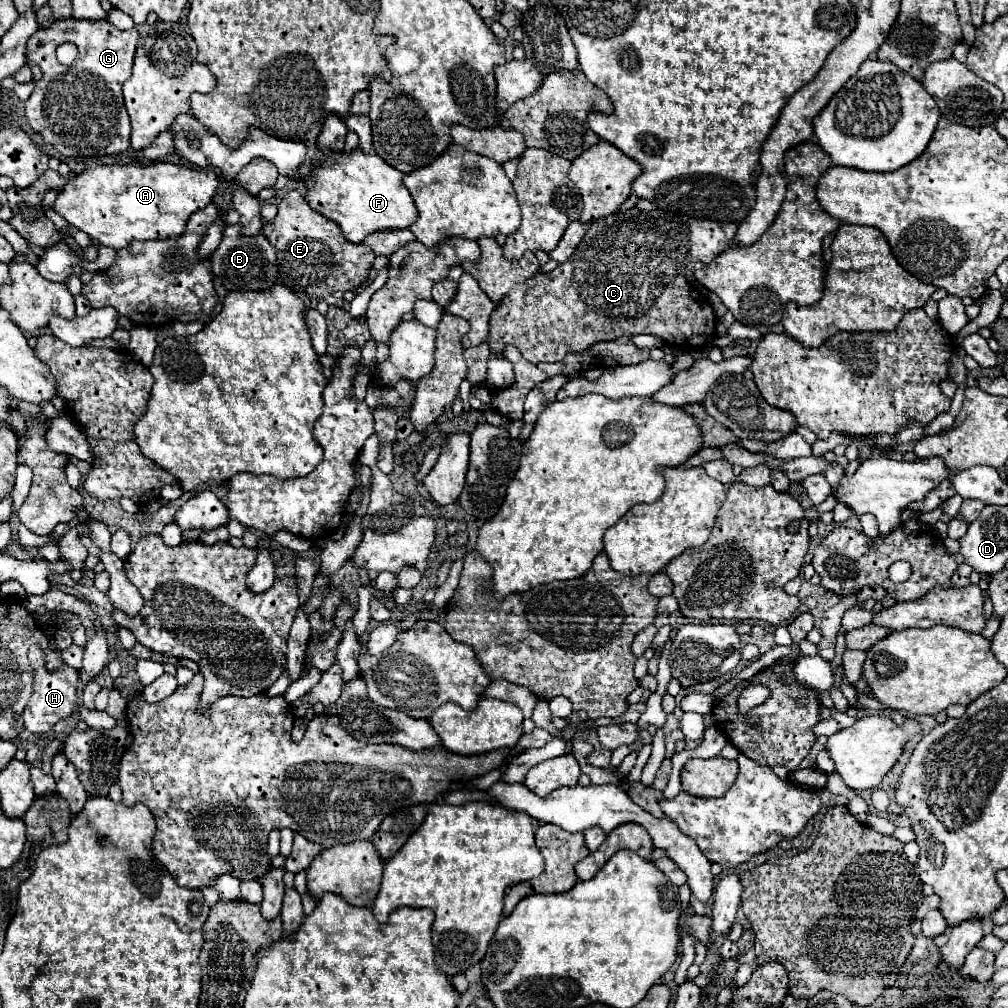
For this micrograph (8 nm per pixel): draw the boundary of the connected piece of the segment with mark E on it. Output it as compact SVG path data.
M297 190L287 192L277 208L277 216L263 226L263 234L277 250L279 282L291 292L305 292L309 298L343 306L343 294L357 290L369 276L375 260L371 248L347 242L339 224L315 212Z

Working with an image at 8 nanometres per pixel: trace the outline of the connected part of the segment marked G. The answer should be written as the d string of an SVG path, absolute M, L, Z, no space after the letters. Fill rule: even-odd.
M57 20L51 28L41 28L33 38L27 42L27 58L33 60L41 72L43 78L35 84L33 94L25 102L25 116L35 132L43 136L45 142L49 142L59 154L73 156L73 158L89 158L89 156L105 156L105 154L121 154L129 150L129 116L123 104L121 86L125 80L131 78L131 66L133 66L137 48L139 32L133 30L119 30L109 20ZM71 42L77 46L79 54L77 60L71 66L63 66L55 58L55 50L59 44Z

